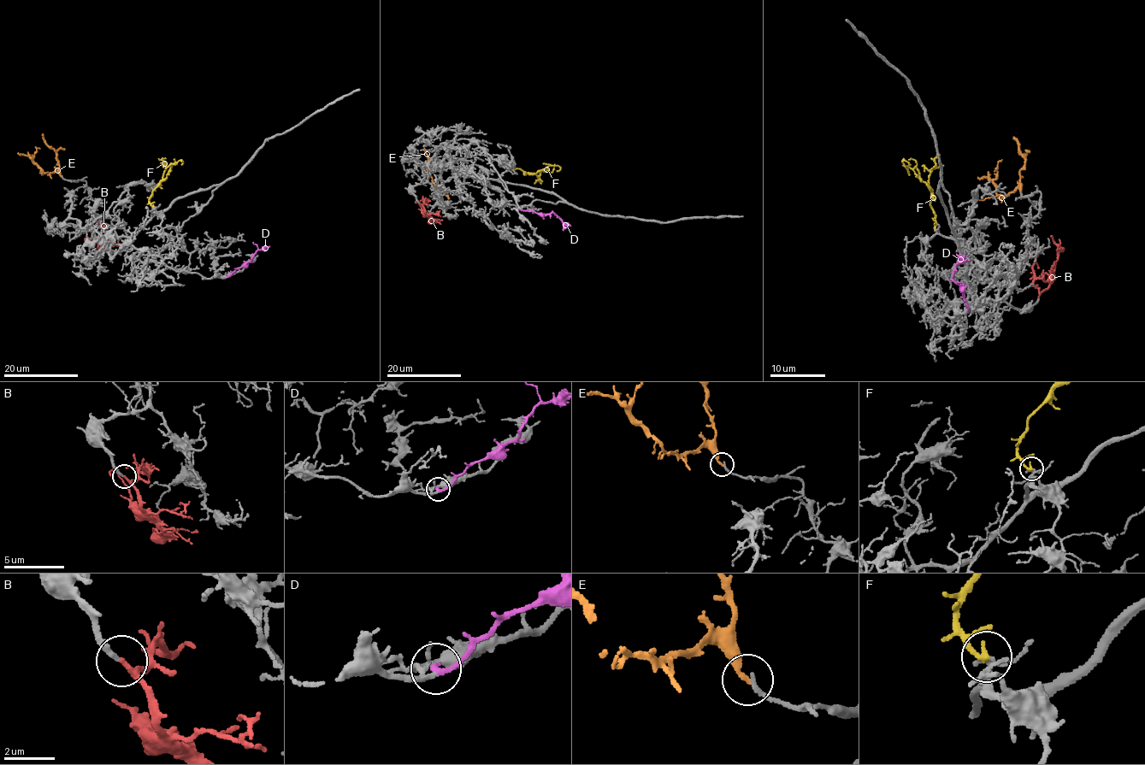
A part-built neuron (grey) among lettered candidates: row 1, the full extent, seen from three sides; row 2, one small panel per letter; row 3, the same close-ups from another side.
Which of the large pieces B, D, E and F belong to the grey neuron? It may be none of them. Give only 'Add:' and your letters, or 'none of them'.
Add: B, D

